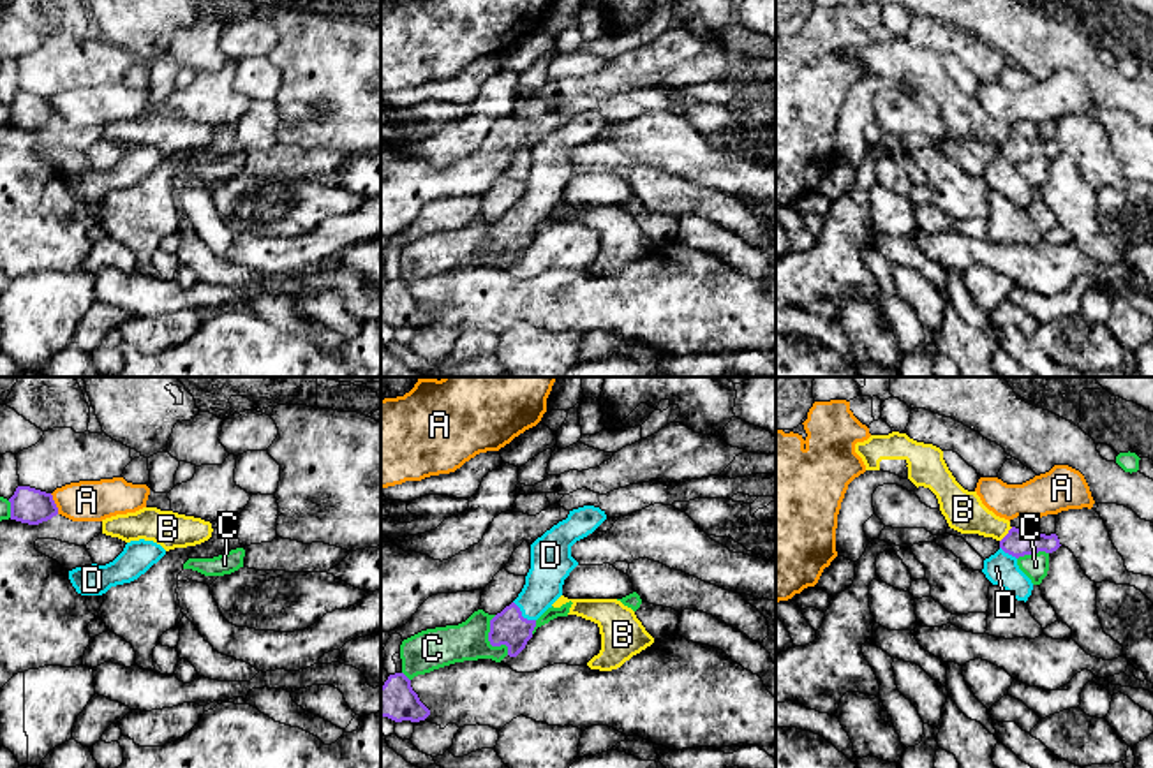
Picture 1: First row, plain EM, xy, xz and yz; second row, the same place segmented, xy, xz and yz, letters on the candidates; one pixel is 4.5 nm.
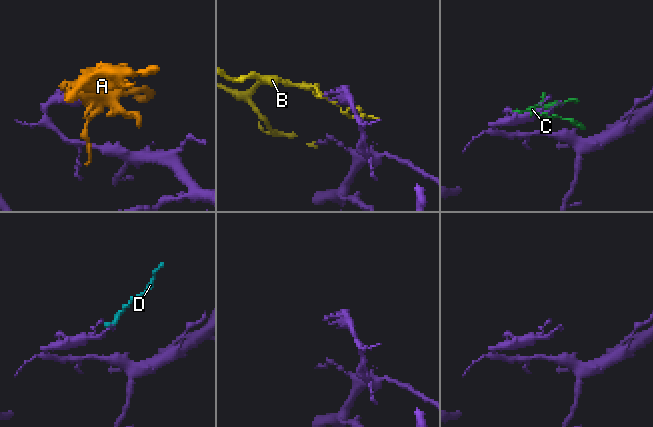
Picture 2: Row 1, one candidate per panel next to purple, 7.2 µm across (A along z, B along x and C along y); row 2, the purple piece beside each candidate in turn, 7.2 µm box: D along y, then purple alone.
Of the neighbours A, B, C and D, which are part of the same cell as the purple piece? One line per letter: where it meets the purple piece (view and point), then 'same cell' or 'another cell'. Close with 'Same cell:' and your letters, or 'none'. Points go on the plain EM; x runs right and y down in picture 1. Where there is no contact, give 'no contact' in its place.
A: xy (55, 110) | another cell
B: yz (1007, 140) | another cell
C: xz (489, 245) | another cell
D: xz (520, 221) | same cell
Same cell: D

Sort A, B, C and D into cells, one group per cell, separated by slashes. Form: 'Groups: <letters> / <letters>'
Groups: A / B / C / D

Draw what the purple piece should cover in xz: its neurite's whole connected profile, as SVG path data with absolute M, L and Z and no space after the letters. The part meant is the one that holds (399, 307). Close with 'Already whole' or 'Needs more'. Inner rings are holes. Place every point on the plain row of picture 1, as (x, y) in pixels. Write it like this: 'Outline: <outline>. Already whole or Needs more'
Outline: M404 278L390 280L381 292L381 322L395 328L420 328L430 321L430 315L420 306Z. Already whole

